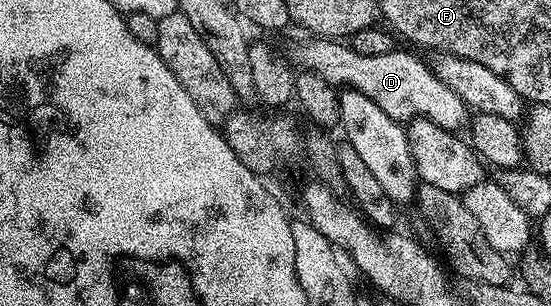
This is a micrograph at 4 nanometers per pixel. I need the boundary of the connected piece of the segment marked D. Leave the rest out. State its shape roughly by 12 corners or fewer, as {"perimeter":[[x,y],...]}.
{"perimeter":[[314,36],[296,67],[369,96],[406,124],[455,132],[469,111],[426,61],[402,48],[361,56]]}

